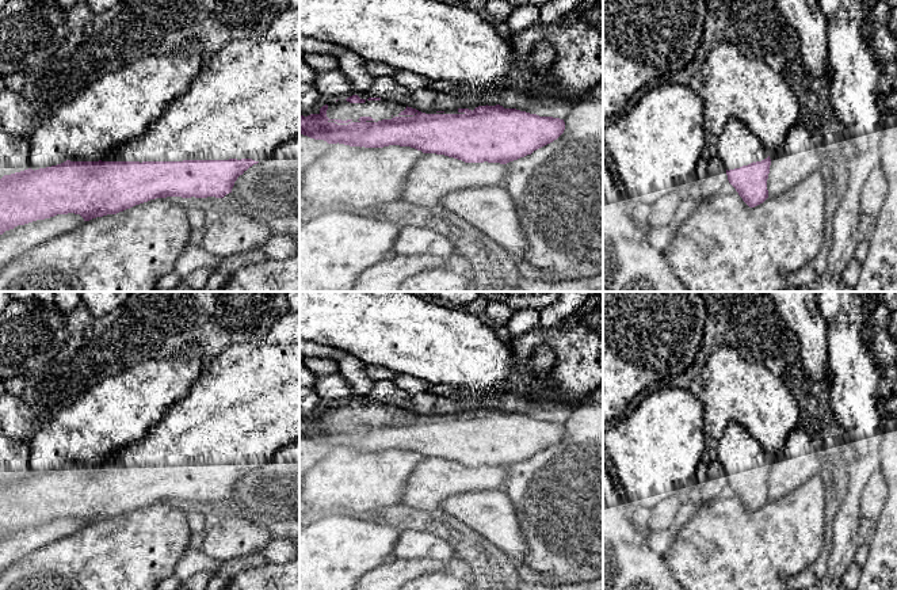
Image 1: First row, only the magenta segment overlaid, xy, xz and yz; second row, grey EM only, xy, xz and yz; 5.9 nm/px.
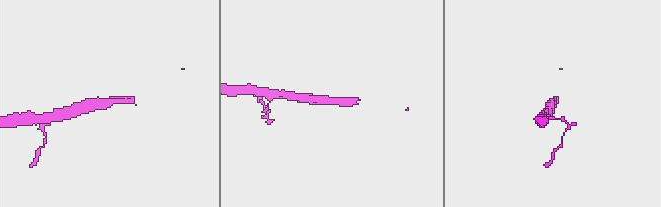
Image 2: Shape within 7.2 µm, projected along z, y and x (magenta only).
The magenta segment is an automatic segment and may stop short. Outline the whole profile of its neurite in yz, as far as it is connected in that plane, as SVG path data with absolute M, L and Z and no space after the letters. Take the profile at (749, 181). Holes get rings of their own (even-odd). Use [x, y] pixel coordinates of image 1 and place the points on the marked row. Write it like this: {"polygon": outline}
{"polygon": "M738 119L728 121L718 134L717 156L726 170L729 183L749 208L768 198L767 179L771 159L745 123Z"}

